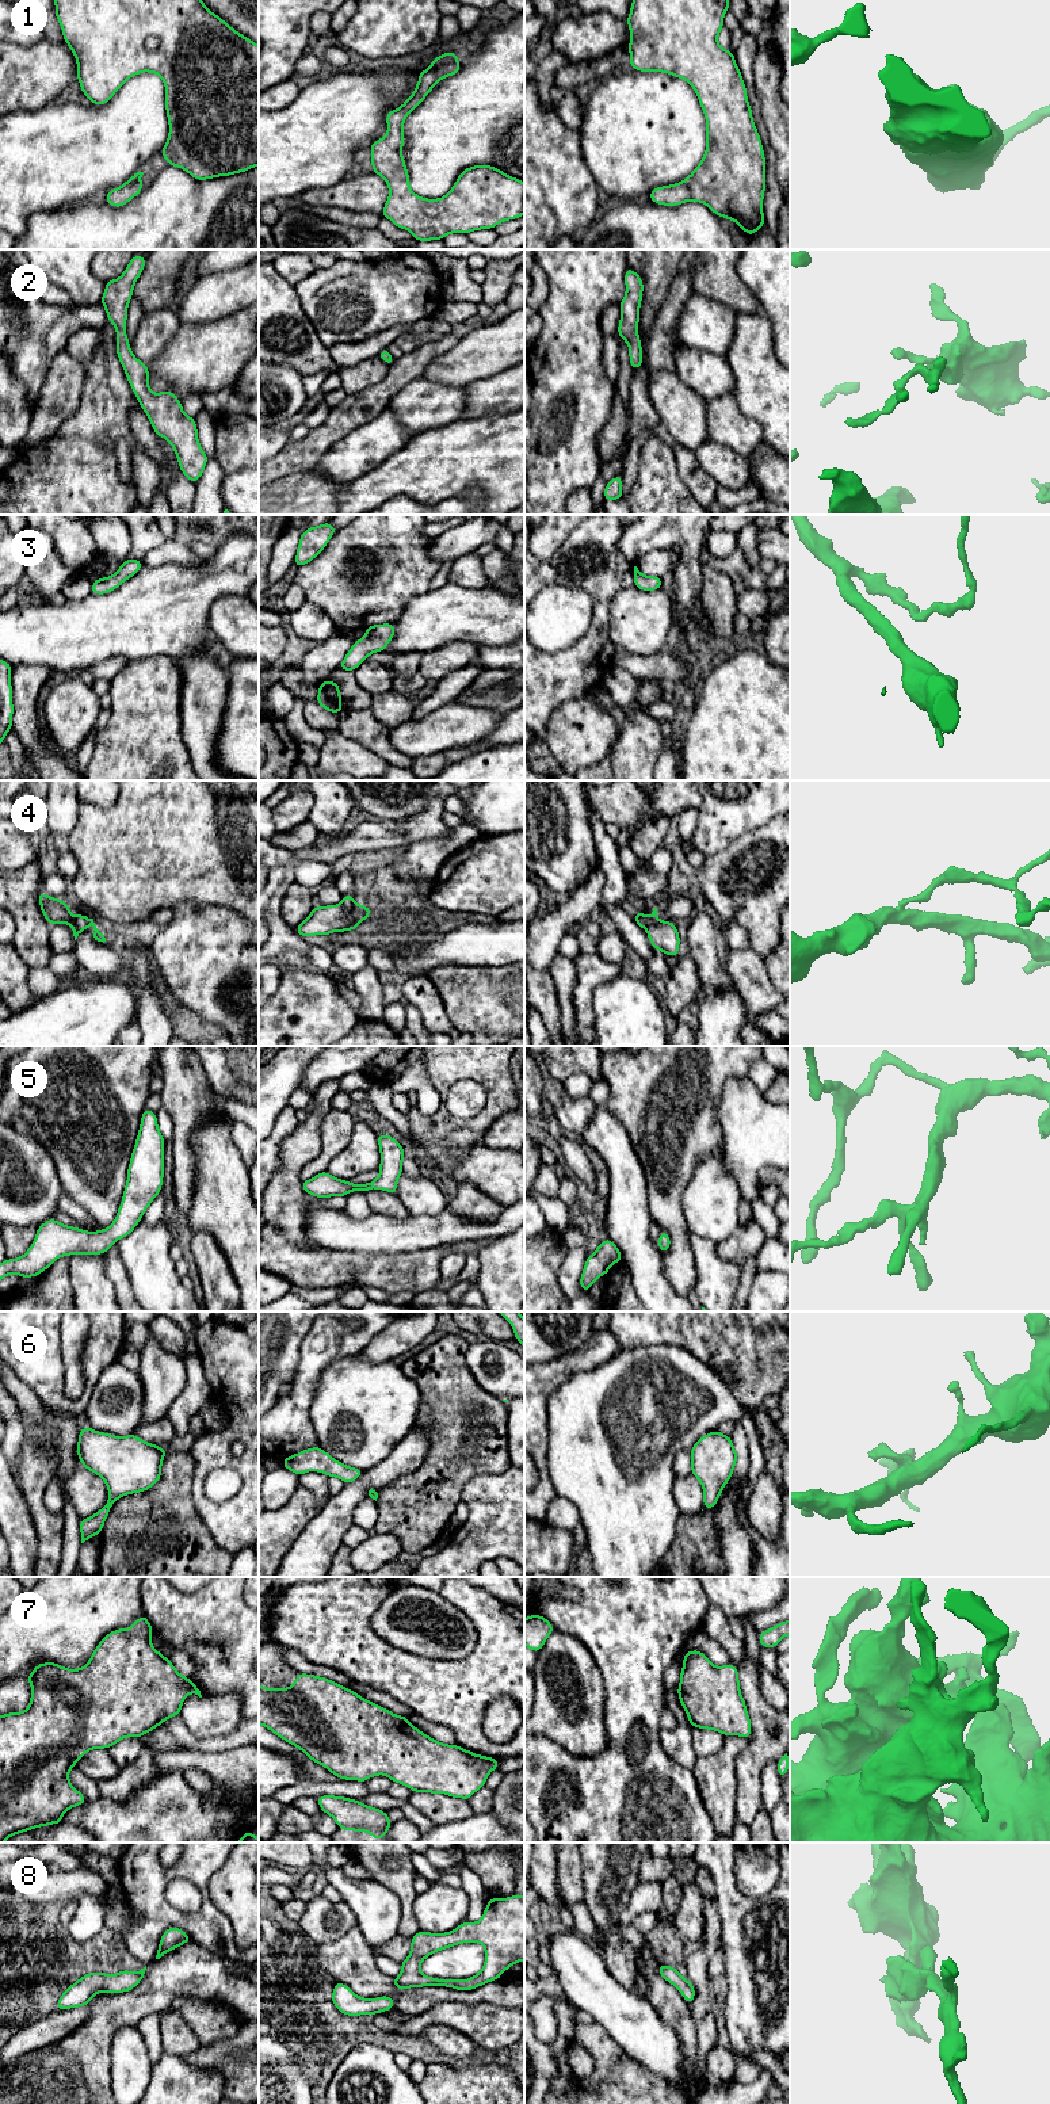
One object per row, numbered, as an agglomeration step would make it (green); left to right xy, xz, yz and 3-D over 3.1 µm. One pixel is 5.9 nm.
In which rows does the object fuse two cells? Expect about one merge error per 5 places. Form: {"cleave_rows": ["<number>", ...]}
{"cleave_rows": ["4"]}

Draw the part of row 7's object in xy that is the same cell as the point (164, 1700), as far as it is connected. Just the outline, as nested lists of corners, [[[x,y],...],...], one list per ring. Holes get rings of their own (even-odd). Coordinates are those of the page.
[[[142,1614],[130,1628],[118,1628],[108,1633],[93,1650],[89,1661],[80,1669],[68,1669],[56,1662],[45,1662],[35,1665],[34,1670],[26,1677],[31,1685],[31,1699],[26,1711],[9,1712],[0,1715],[0,1843],[7,1838],[28,1832],[35,1828],[51,1824],[62,1824],[62,1815],[76,1806],[81,1806],[87,1798],[77,1791],[69,1782],[69,1771],[76,1767],[79,1759],[87,1752],[102,1748],[108,1749],[126,1737],[140,1738],[142,1734],[150,1733],[154,1727],[161,1726],[168,1718],[180,1715],[184,1698],[195,1693],[202,1698],[201,1691],[191,1679],[182,1676],[172,1662],[157,1651],[152,1645],[152,1626]]]

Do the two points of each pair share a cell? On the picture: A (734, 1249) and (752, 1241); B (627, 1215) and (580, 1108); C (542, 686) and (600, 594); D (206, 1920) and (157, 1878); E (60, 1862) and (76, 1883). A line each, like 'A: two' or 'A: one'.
A: one
B: two
C: one
D: one
E: two

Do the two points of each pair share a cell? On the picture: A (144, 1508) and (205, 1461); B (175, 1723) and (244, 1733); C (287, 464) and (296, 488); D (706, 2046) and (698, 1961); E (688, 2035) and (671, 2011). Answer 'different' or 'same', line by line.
A: different
B: same
C: different
D: same
E: same

